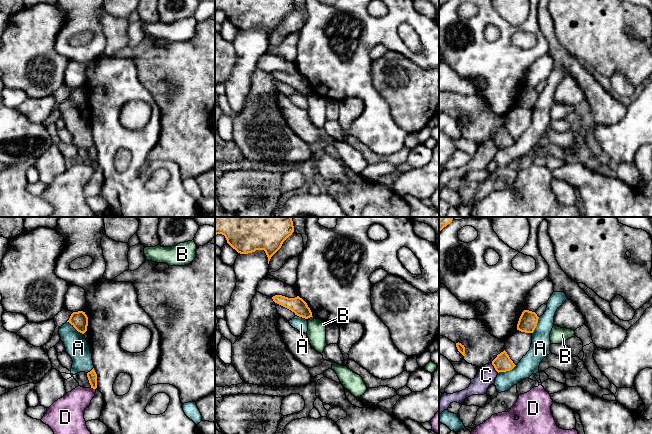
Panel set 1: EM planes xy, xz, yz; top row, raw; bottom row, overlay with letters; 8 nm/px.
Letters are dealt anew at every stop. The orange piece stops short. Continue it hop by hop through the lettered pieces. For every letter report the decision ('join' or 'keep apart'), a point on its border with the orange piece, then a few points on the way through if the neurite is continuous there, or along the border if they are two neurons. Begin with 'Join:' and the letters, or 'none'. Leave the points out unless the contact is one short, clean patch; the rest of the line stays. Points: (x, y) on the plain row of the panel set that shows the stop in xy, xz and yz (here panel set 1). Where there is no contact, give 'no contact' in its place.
Join: none
A: keep apart; contact yz (507, 146)
B: keep apart; contact xz (310, 92); border xz (312, 92), (309, 94)
C: keep apart; contact yz (494, 143); border yz (491, 139), (498, 148)
D: keep apart; contact xy (93, 164)

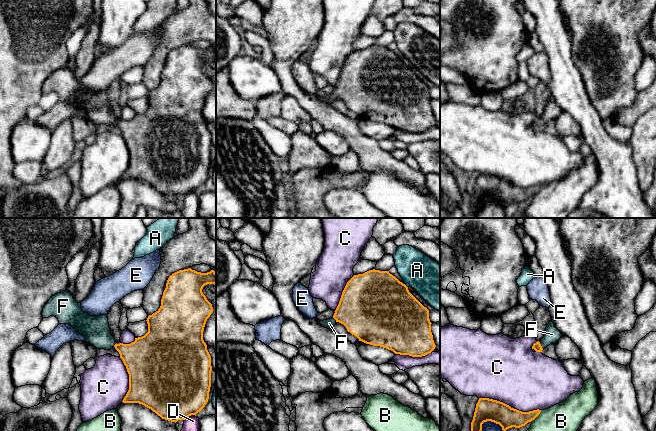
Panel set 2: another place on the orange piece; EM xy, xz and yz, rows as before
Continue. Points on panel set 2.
Join: F
A: keep apart; contact xz (406, 62)
B: keep apart; contact yz (536, 192); border yz (541, 186), (530, 197)
C: keep apart; contact yz (509, 182)
D: keep apart; contact xy (186, 193)
E: keep apart; contact yz (486, 197)
F: join; contact yz (540, 121); way yz (537, 123), (540, 121), (552, 110)

